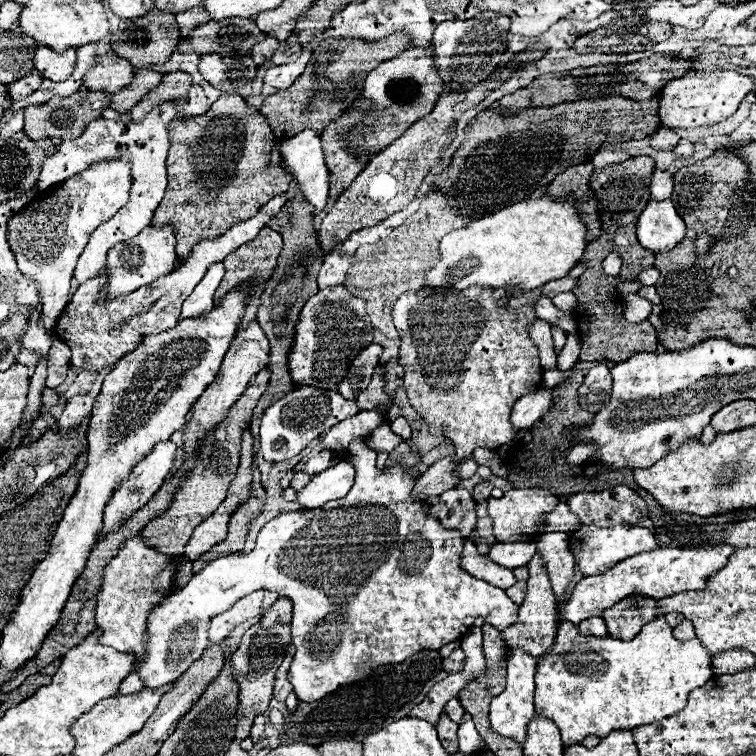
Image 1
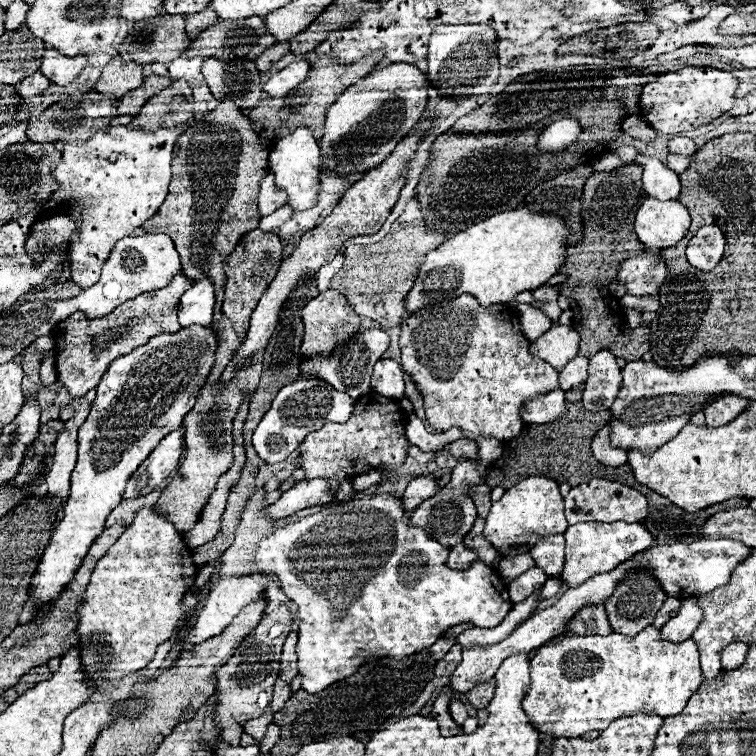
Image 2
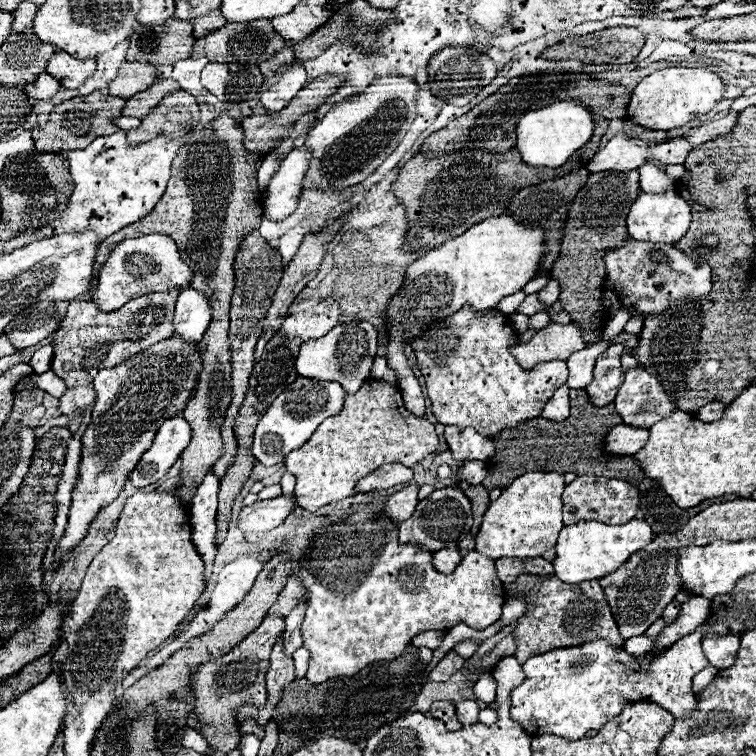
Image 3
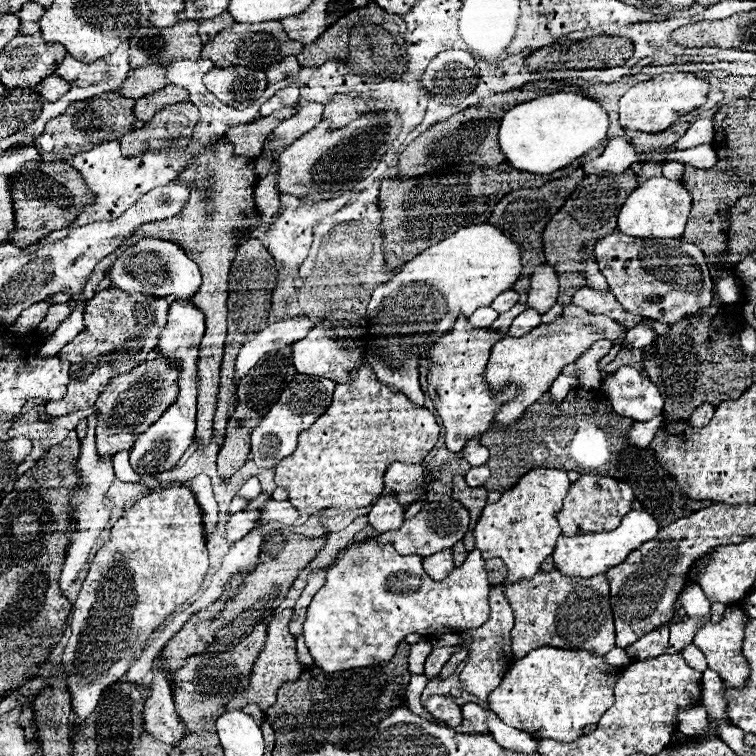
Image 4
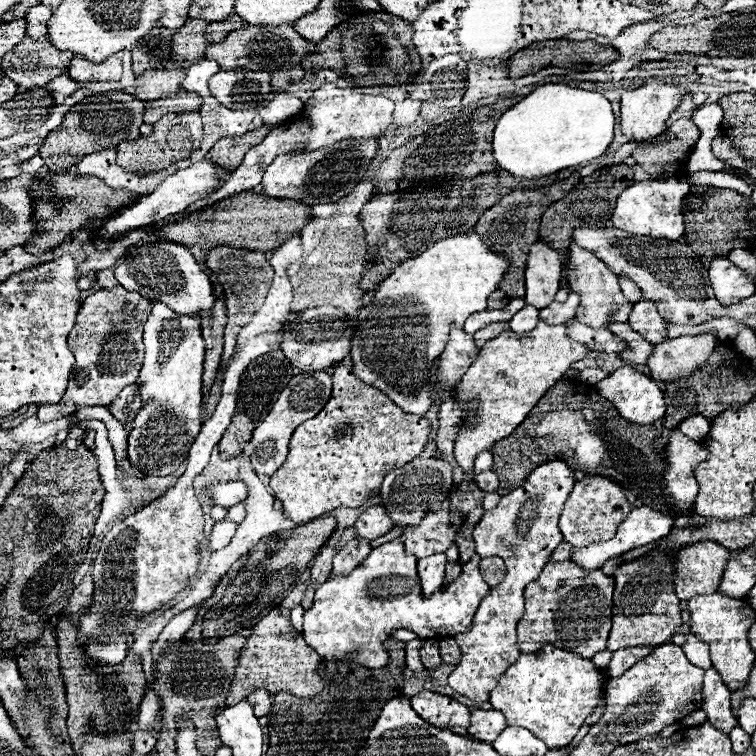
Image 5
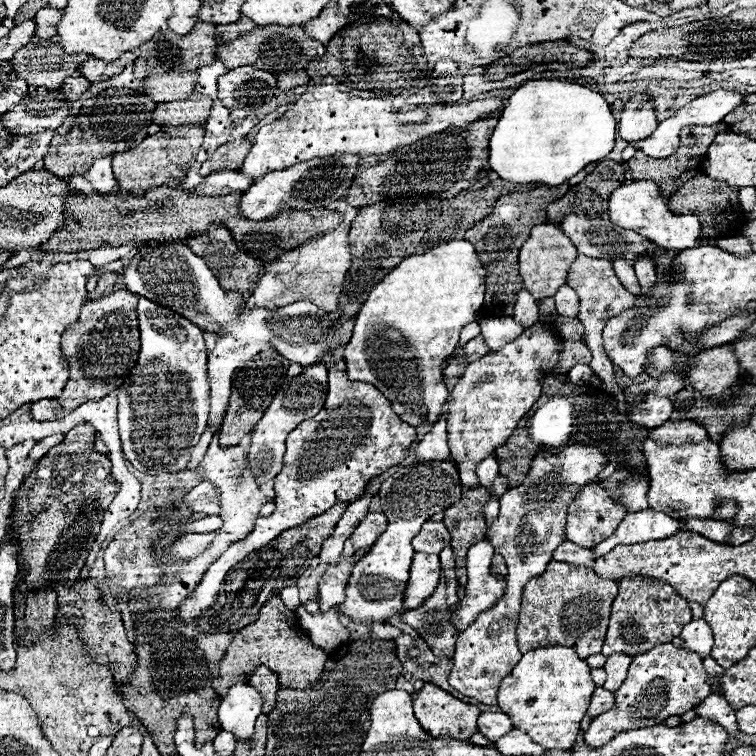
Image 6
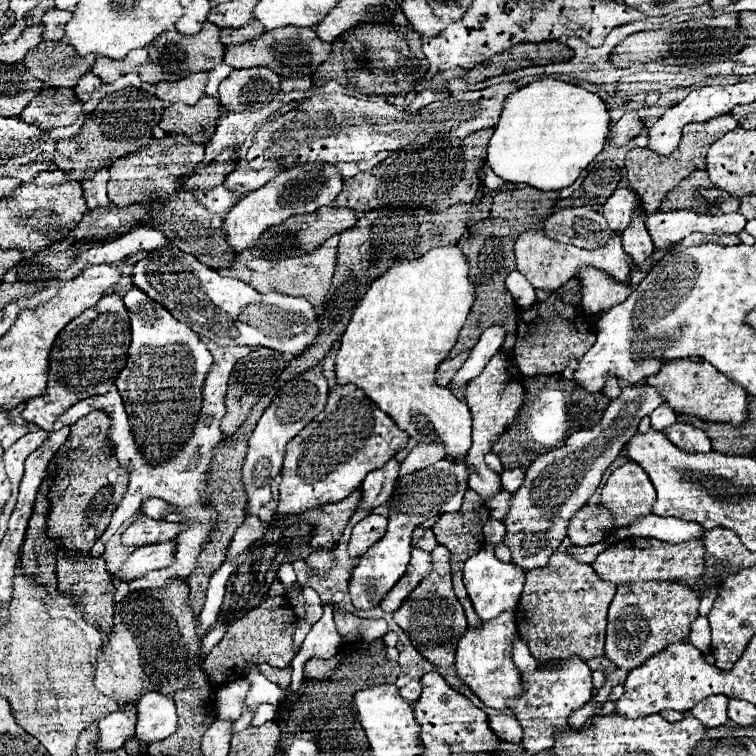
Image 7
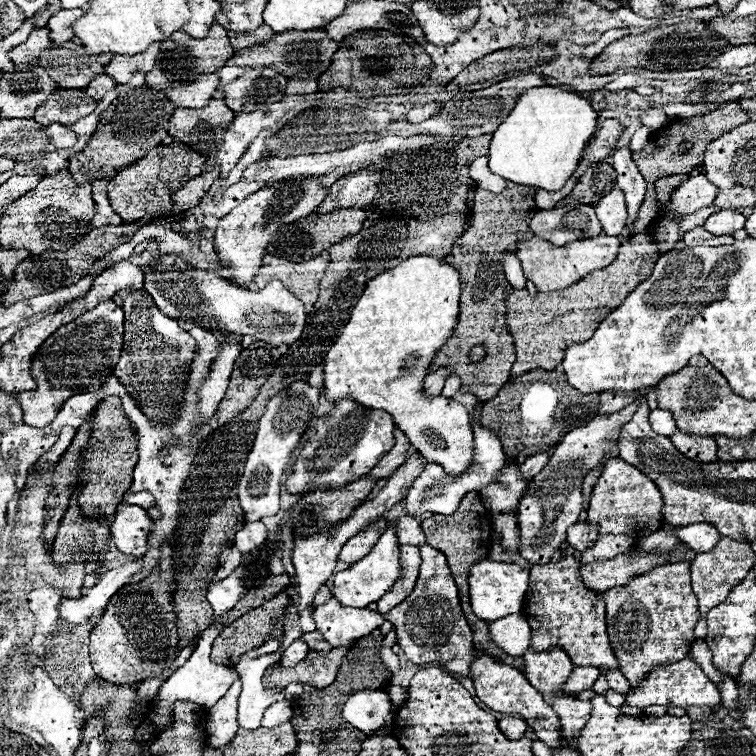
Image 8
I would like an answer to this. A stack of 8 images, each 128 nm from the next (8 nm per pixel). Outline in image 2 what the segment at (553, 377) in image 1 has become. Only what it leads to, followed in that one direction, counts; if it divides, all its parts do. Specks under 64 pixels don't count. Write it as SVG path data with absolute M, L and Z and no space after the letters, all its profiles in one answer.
M576 356L572 362L568 362L558 376L560 390L568 390L568 388L574 388L578 382L584 382L588 378L586 370L588 370L588 358Z

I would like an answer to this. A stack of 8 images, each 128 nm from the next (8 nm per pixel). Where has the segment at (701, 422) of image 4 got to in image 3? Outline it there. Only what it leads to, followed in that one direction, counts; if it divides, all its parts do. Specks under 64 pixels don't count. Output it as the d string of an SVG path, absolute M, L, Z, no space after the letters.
M708 402L704 408L696 412L696 418L702 422L718 422L726 408L728 408L726 402Z

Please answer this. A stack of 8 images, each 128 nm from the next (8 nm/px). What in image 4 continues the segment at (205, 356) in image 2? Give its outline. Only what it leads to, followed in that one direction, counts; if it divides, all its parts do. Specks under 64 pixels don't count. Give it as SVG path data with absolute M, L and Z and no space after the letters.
M156 352L132 368L126 374L118 374L110 380L104 392L98 398L96 410L96 452L98 456L114 456L134 446L138 434L144 434L178 398L178 374L180 368L164 360Z

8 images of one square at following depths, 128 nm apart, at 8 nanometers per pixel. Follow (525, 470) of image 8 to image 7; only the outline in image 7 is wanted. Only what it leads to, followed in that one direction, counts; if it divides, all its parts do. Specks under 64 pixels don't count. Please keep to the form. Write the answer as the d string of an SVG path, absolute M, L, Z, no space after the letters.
M514 468L514 470L504 470L500 474L500 482L502 482L502 490L506 492L516 492L520 488L524 480L524 470L522 468Z

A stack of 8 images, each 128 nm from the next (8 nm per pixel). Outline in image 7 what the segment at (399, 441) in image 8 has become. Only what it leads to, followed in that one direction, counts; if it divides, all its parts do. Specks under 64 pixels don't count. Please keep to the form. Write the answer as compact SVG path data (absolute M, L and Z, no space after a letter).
M392 458L388 464L384 464L384 468L374 470L366 476L366 480L360 486L362 490L362 498L358 506L360 510L372 510L388 500L398 478L398 468L400 464L396 462L396 458Z

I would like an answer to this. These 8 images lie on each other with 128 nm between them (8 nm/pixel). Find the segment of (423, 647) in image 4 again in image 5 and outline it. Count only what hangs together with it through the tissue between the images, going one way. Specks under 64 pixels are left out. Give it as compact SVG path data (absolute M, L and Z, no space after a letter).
M414 638L410 642L406 642L406 666L412 672L422 672L424 666L420 662L420 648L422 648L422 640Z

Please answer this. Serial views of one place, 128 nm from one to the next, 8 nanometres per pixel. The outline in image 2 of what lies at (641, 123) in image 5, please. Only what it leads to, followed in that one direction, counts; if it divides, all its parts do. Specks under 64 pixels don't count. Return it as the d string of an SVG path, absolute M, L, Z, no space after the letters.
M686 66L676 72L666 72L656 76L656 82L650 82L642 88L640 96L640 116L652 124L654 130L664 134L678 134L684 130L696 130L700 126L706 126L720 118L724 112L730 112L736 102L736 90L738 90L738 78L732 76L726 70L716 70L710 66Z

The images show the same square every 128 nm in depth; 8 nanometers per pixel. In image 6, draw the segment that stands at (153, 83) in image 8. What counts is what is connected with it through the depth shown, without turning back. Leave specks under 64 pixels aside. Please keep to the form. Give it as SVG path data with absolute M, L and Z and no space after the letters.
M196 22L194 28L186 36L178 36L172 30L160 30L156 36L152 36L150 42L142 44L138 50L140 50L140 54L134 62L134 74L138 80L144 80L146 76L150 76L154 72L170 72L170 70L194 70L196 72L196 68L200 68L204 64L212 64L212 60L216 58L214 24Z

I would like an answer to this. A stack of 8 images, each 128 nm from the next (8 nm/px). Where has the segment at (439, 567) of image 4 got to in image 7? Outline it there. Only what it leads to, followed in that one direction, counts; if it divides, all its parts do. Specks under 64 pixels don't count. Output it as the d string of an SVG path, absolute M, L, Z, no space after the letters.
M412 548L412 560L408 564L406 574L400 578L400 582L388 592L388 596L384 598L384 602L380 604L380 608L384 612L394 612L396 608L402 606L402 600L406 600L416 586L432 572L432 556L424 550Z

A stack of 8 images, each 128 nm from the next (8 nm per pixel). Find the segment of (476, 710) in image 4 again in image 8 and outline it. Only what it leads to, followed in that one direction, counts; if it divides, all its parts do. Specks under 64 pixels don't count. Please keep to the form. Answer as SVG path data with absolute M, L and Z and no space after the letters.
M506 716L500 720L502 726L498 726L502 730L502 734L508 738L508 740L520 740L528 728L526 720L522 718L512 718L512 716Z

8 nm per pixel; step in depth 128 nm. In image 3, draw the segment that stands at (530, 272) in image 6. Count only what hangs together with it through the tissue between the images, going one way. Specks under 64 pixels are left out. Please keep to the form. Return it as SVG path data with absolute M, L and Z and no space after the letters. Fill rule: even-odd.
M550 280L548 286L538 292L538 296L540 296L540 300L542 300L544 304L552 306L552 304L558 300L558 290L560 290L560 288L558 288L558 282L556 282L556 280ZM538 312L530 316L528 328L530 328L530 330L534 330L534 332L538 332L538 330L542 330L542 328L544 328L544 326L548 326L548 324L550 324L549 312Z

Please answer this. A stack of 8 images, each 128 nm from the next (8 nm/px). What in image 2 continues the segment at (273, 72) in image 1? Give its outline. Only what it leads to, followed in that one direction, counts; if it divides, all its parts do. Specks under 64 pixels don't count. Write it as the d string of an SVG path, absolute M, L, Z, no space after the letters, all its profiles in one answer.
M300 60L300 62L292 62L290 66L286 66L280 72L274 72L270 76L270 80L264 84L264 90L272 96L272 98L280 98L286 96L292 88L296 88L296 84L300 84L300 80L304 80L304 76L310 70L310 62L308 60Z

